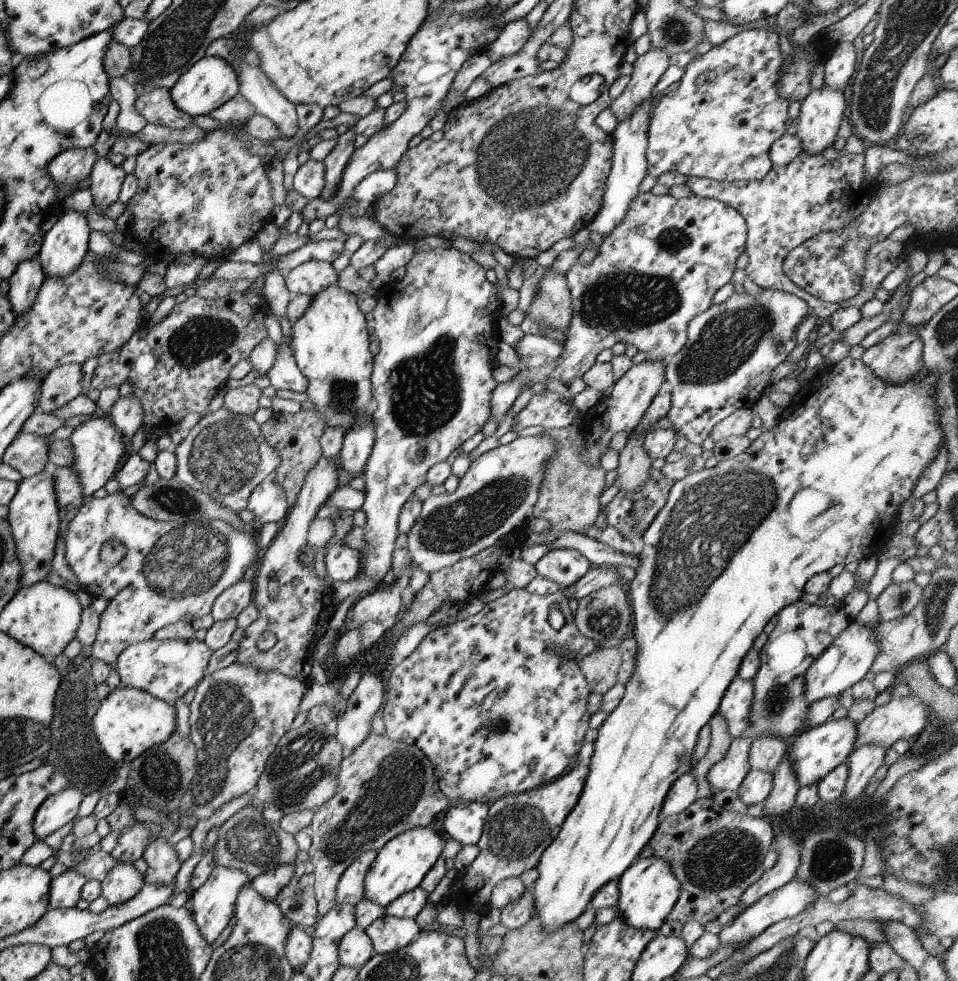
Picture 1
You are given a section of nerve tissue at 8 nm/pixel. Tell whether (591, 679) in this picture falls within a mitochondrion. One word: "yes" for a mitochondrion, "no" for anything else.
no

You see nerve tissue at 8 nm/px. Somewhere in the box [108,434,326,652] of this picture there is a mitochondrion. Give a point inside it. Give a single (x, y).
(182, 563)

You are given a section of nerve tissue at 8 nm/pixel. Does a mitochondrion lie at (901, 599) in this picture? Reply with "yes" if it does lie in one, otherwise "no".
yes

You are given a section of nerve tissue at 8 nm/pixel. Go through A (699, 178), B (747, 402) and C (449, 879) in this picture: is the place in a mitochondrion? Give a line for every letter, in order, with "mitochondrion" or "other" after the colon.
A: other
B: other
C: other

